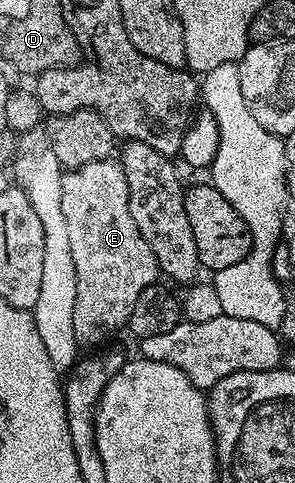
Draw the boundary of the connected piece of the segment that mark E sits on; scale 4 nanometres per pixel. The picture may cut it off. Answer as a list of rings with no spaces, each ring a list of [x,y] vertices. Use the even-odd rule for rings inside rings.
[[[110,157],[103,161],[91,161],[91,165],[74,167],[66,170],[61,176],[61,212],[67,221],[67,238],[71,240],[71,258],[75,260],[75,313],[73,314],[73,328],[75,329],[75,341],[78,348],[97,347],[100,343],[105,343],[120,327],[124,328],[131,317],[131,309],[135,309],[135,301],[139,301],[139,293],[147,289],[151,284],[158,282],[159,270],[155,259],[155,254],[151,251],[151,245],[143,239],[139,233],[138,226],[135,225],[134,218],[128,209],[128,189],[127,177],[121,168],[120,162],[116,158]]]

